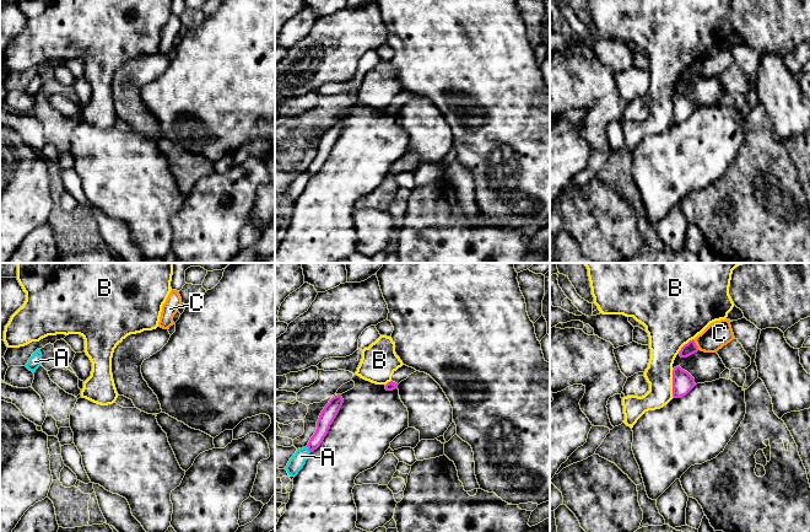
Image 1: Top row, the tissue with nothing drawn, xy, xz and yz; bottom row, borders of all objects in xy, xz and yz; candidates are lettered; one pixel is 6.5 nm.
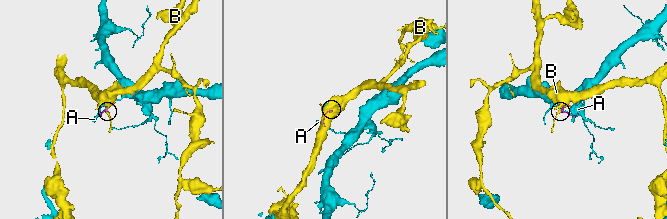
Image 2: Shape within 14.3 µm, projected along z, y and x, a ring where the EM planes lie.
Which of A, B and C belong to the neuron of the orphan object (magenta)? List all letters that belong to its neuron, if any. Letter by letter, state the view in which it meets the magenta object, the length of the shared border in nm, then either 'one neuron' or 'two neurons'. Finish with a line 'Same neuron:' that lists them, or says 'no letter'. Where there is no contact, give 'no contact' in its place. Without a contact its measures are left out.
A: xz | 50 nm | two neurons
B: yz | 190 nm | two neurons
C: yz | 80 nm | two neurons
Same neuron: no letter

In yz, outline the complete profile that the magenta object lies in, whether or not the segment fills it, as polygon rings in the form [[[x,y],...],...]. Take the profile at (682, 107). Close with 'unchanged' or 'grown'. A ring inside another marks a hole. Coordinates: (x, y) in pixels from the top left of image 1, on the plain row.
[[[680,91],[673,95],[673,122],[681,123],[696,111],[695,103]]] | unchanged

